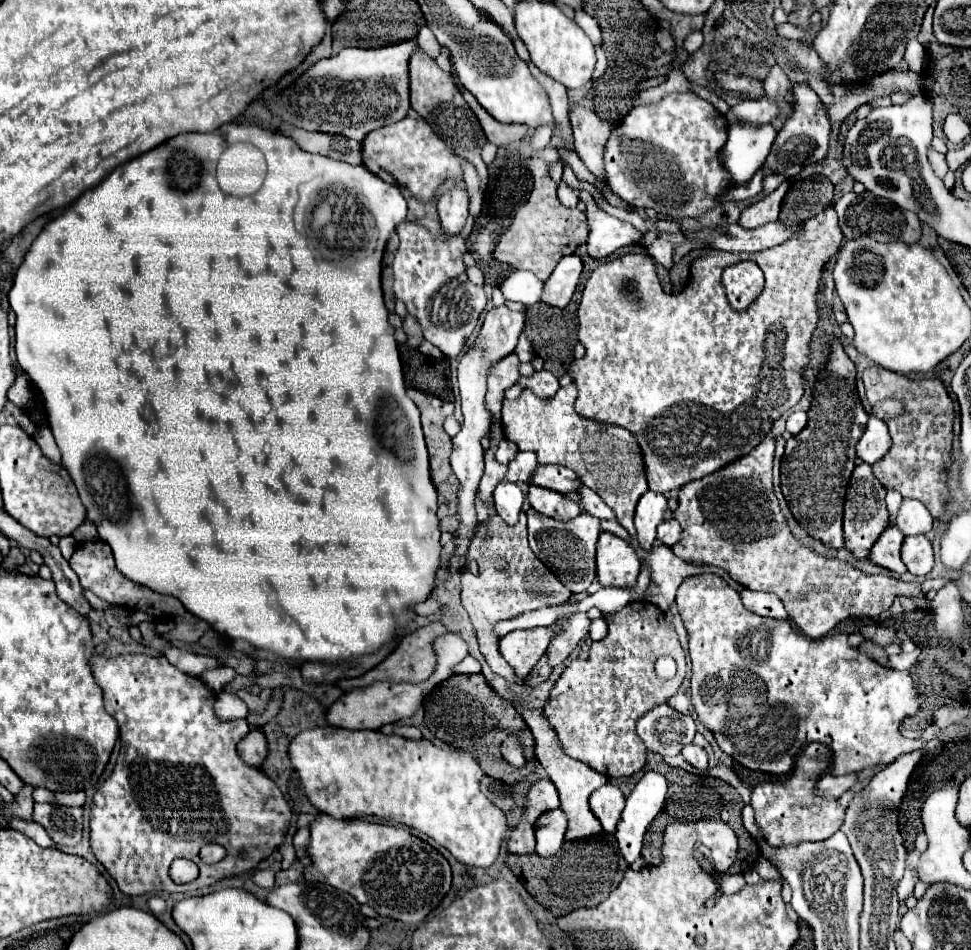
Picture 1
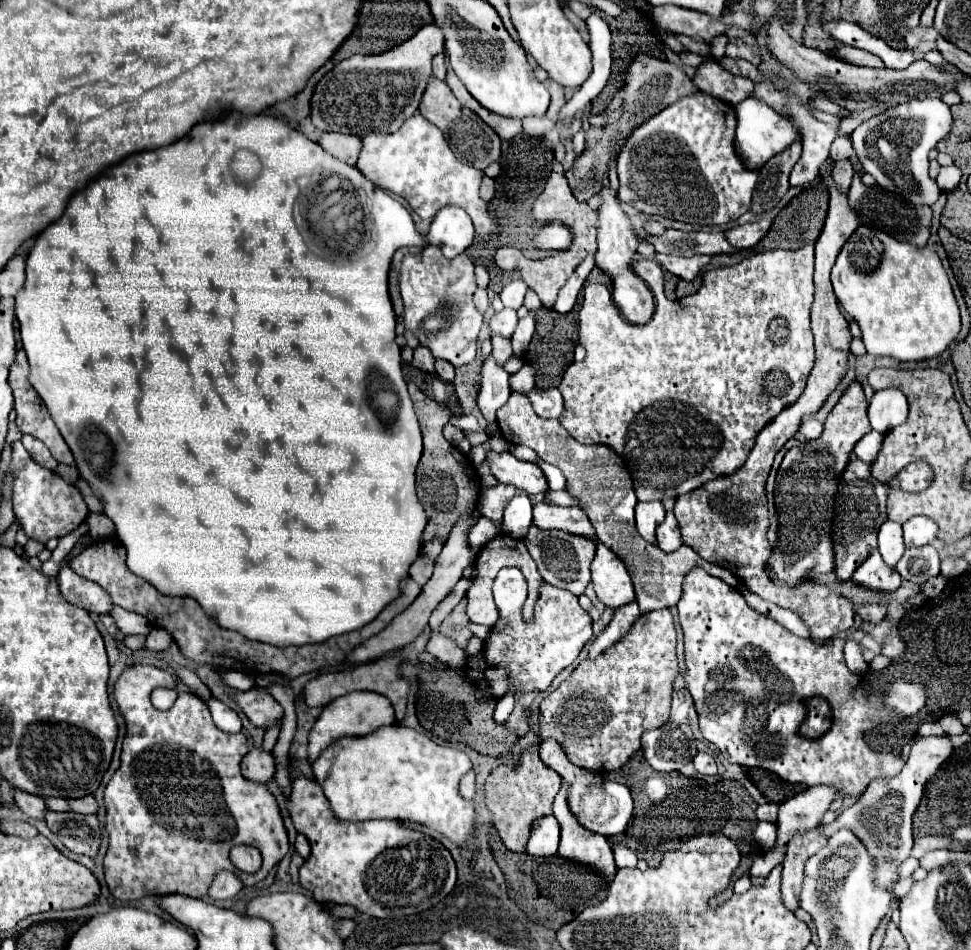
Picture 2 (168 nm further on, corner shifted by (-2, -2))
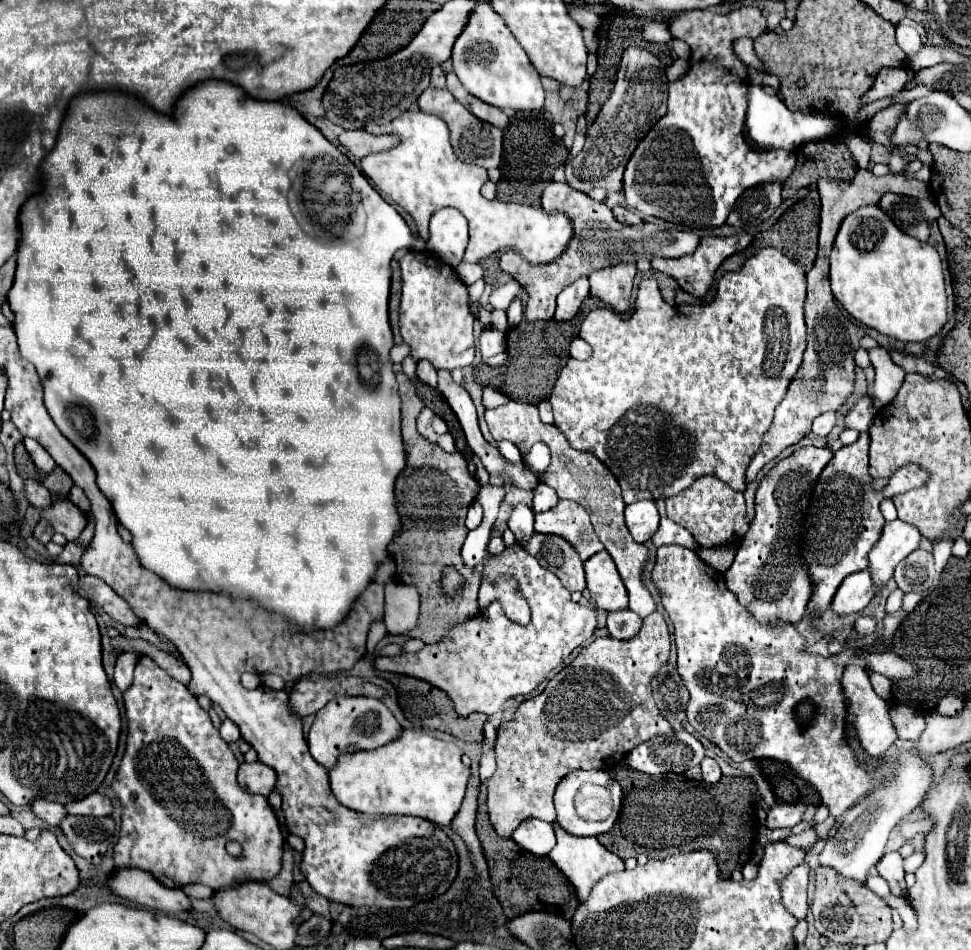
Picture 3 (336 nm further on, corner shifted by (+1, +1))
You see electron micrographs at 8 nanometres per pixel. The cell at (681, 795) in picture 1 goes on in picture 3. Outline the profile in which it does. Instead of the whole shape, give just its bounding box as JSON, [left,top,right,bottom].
[598,763,756,879]

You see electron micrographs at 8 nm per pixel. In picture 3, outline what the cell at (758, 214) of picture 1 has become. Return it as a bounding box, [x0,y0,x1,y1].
[652,235,752,299]

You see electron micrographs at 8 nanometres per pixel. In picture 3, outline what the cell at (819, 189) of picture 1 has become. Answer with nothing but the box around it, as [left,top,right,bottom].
[752,191,820,271]

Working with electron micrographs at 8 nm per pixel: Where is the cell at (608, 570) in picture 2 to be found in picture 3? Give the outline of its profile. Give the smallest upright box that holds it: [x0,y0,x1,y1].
[584,551,628,611]

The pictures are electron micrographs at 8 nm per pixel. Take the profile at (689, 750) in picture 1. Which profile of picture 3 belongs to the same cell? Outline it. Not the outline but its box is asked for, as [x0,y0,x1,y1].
[700,757,722,783]

